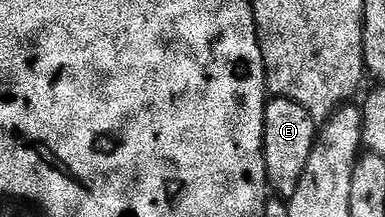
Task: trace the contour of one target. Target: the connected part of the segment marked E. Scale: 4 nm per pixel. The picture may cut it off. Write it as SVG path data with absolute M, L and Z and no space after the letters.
M272 97L264 107L264 162L271 192L287 199L298 191L298 183L306 171L306 159L318 136L318 122L298 103L285 97Z

